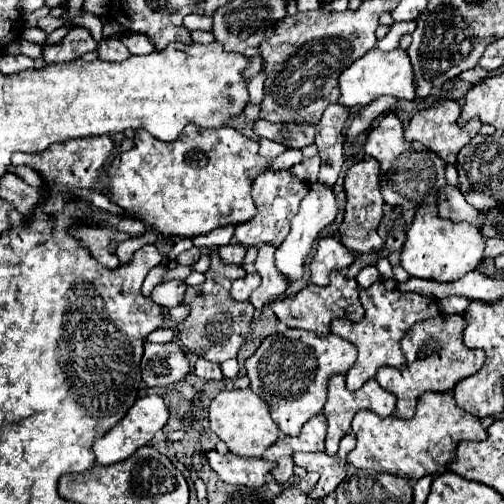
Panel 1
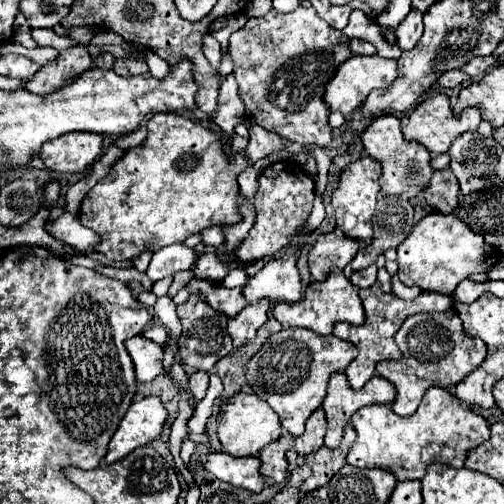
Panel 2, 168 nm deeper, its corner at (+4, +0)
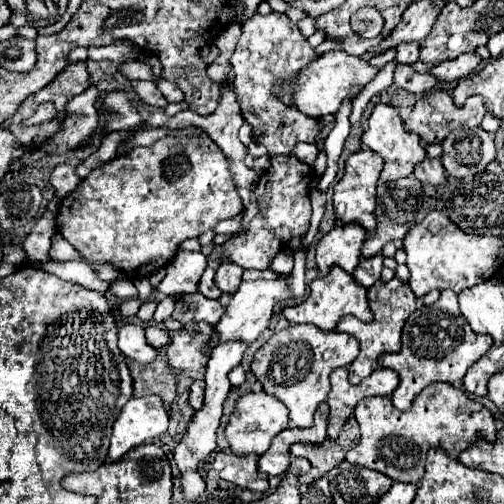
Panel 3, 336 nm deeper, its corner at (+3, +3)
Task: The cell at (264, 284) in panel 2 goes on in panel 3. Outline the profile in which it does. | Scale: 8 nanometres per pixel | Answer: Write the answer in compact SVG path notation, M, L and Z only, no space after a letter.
M276 278L276 280L256 280L256 282L242 284L238 288L238 292L232 296L232 302L228 304L220 322L214 326L214 334L208 342L208 346L218 346L218 344L224 344L224 342L230 342L230 340L238 340L238 342L244 342L244 344L254 342L268 328L270 318L272 318L272 308L284 298L290 298L288 278L284 278L284 280L280 280L280 278Z

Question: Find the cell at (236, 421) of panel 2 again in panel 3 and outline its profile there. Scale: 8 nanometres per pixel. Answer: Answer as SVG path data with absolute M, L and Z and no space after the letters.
M250 392L236 400L234 412L230 416L230 422L226 426L226 440L236 456L246 456L250 452L264 454L270 448L272 438L282 432L288 426L288 408L274 396L268 396L266 392Z

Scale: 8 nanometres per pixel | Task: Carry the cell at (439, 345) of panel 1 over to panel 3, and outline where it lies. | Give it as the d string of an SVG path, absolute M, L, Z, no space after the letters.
M444 290L440 300L422 306L410 314L402 332L402 350L396 354L382 354L380 366L392 368L400 376L398 388L392 392L392 404L398 410L408 410L416 394L434 382L458 382L464 378L466 370L486 354L492 346L492 338L472 332L466 318L460 312L458 296L452 290Z

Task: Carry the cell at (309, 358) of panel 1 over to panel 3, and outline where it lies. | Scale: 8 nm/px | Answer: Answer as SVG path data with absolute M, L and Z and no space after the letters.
M294 324L282 332L276 332L262 348L256 350L252 360L252 372L264 386L264 392L284 402L290 410L290 422L298 428L310 428L314 424L316 408L326 400L330 392L330 372L338 366L350 366L360 352L360 344L354 336L342 332L324 332L310 324Z

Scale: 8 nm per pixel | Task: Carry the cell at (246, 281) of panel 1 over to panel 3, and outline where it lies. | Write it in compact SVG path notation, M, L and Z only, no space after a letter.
M200 292L194 294L182 294L176 298L176 306L172 312L172 318L176 318L182 326L186 324L196 324L196 322L206 322L214 326L218 318L222 316L222 306L218 300L204 298Z

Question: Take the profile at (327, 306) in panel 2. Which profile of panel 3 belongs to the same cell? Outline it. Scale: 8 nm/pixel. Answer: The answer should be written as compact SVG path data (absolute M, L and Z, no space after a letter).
M334 266L334 270L330 270L330 274L326 274L324 278L316 278L310 284L310 296L292 308L284 308L282 314L286 316L288 322L294 324L314 324L320 330L334 330L338 320L346 314L352 314L356 318L360 318L362 322L370 322L372 320L372 310L368 306L368 298L366 298L366 288L360 286L350 274L346 274L342 268Z

